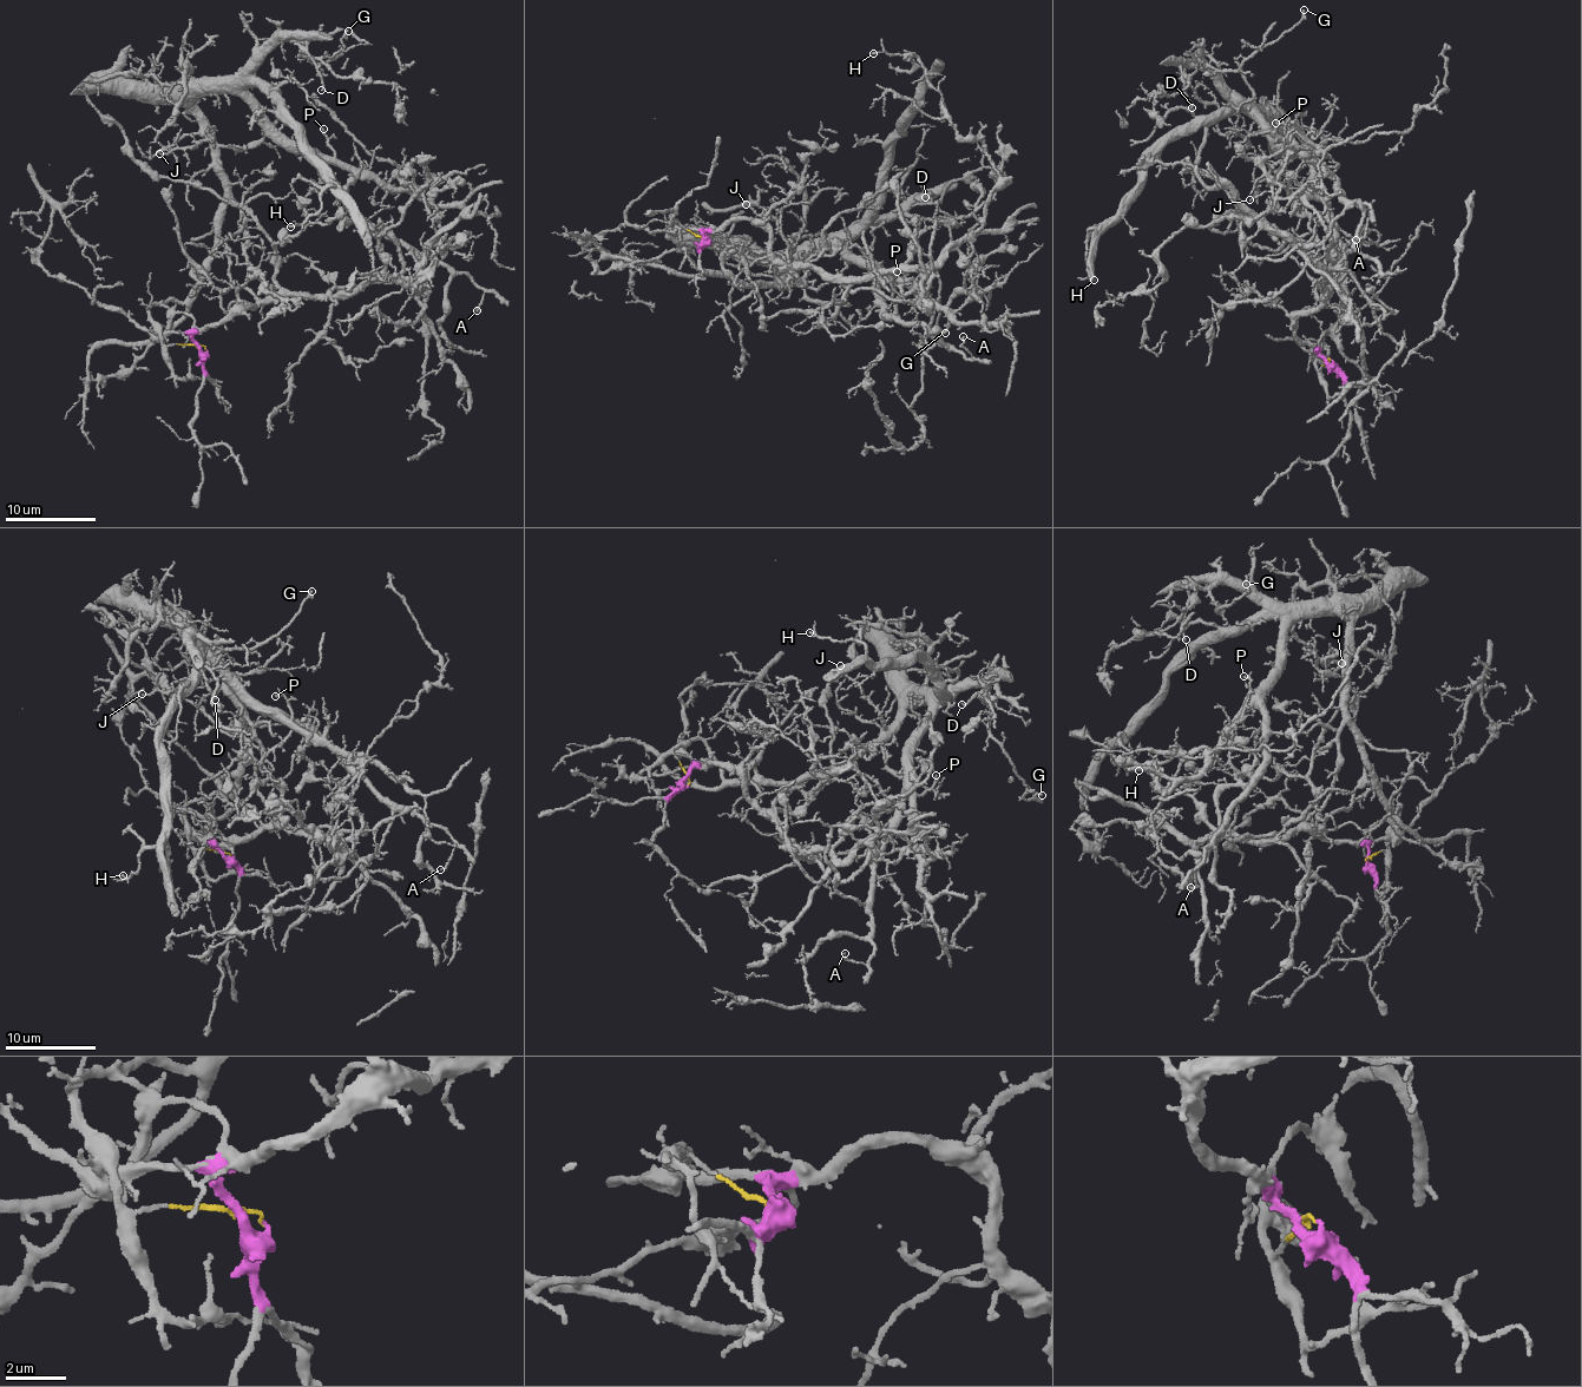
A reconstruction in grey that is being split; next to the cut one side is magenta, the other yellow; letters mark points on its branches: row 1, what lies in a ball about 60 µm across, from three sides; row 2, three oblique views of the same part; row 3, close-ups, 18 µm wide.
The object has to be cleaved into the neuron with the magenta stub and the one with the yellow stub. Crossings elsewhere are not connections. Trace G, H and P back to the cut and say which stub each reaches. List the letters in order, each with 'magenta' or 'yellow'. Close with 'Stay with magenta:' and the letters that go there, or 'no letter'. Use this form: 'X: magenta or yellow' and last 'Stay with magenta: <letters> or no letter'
G: yellow
H: yellow
P: yellow
Stay with magenta: no letter

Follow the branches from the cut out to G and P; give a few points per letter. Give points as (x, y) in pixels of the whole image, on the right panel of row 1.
G: (1331, 360), (1319, 369), (1317, 354), (1350, 313), (1343, 250), (1310, 146), (1201, 64), (1236, 68), (1304, 10)
P: (1331, 360), (1319, 369), (1350, 313), (1343, 250), (1310, 146), (1258, 124), (1286, 146), (1277, 123)

